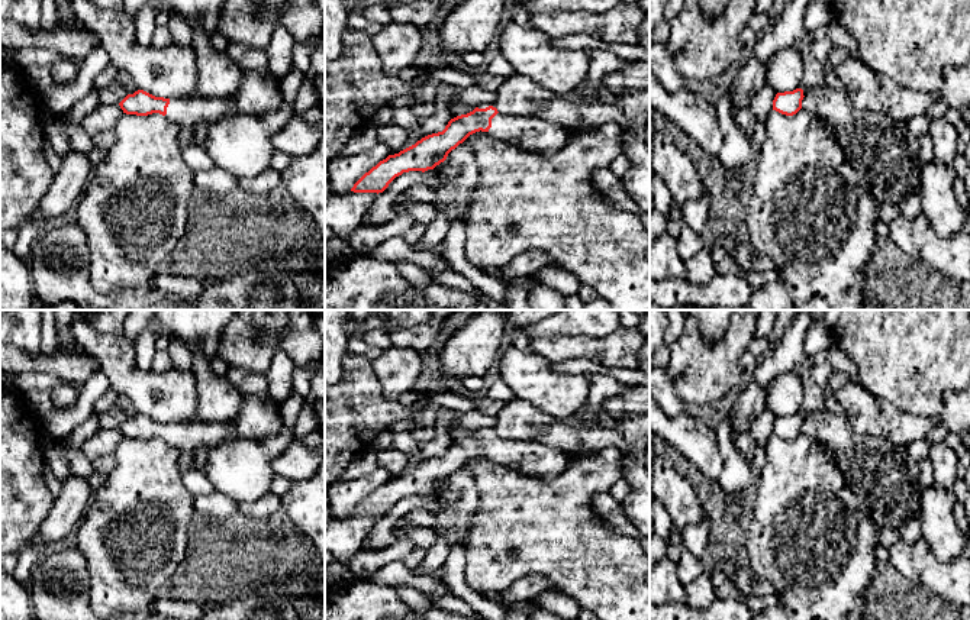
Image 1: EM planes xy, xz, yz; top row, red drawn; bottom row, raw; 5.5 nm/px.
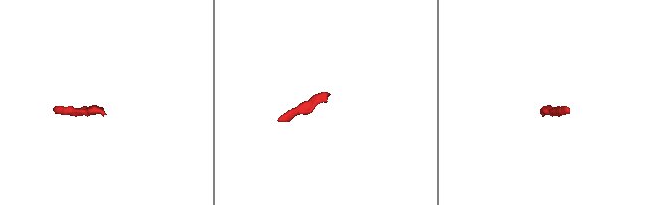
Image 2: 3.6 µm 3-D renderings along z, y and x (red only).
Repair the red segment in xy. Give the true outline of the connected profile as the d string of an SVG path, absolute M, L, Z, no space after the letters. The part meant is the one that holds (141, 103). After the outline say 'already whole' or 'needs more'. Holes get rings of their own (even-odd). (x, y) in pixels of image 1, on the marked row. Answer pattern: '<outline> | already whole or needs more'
M144 90L128 94L120 103L126 114L148 116L159 113L180 126L178 143L181 149L196 145L193 126L202 120L217 122L232 116L235 97L203 97L203 99L164 99L155 97Z | needs more

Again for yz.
M796 88L793 91L777 93L773 100L773 110L793 116L802 109L803 90Z | already whole

